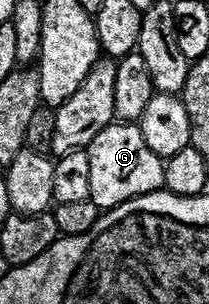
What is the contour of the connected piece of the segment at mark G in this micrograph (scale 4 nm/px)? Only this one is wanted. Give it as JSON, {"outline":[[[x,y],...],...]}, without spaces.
{"outline":[[[112,123],[108,127],[104,127],[104,131],[100,131],[96,135],[96,139],[92,139],[92,143],[86,146],[85,150],[91,174],[89,200],[96,203],[99,211],[111,209],[128,199],[139,197],[145,193],[159,192],[165,186],[164,171],[166,167],[163,158],[158,157],[156,151],[152,151],[152,147],[148,147],[148,143],[144,143],[144,135],[137,124]]]}

